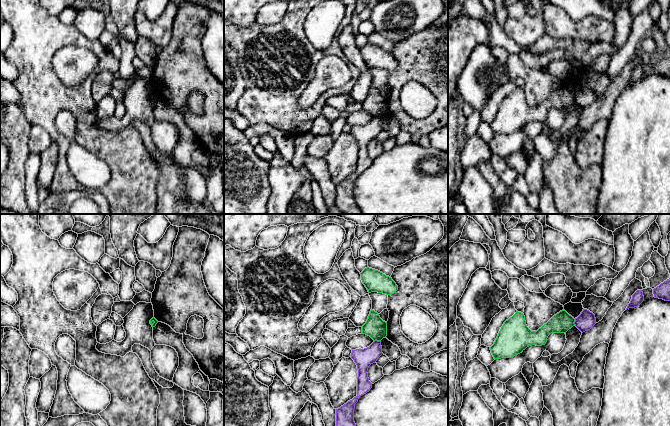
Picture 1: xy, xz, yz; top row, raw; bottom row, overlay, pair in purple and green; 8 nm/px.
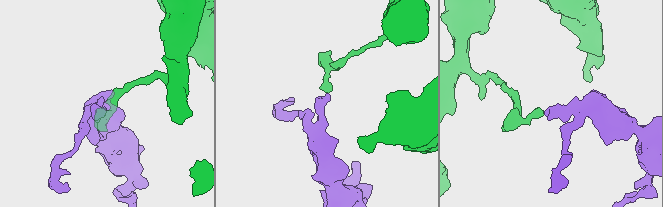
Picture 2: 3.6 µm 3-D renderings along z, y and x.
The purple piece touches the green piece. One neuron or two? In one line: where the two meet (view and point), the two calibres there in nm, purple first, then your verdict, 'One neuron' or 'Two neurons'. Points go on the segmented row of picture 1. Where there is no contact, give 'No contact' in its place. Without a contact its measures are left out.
Touches purple at xz (376, 340). Thickness 150 nm (purple) against 170 nm. Two neurons

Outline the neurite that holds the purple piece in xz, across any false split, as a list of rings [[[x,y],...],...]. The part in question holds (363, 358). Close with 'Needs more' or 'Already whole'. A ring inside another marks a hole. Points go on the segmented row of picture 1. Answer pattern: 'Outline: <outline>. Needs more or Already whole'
Outline: [[[375,340],[369,347],[352,350],[351,358],[357,365],[357,396],[346,404],[336,409],[336,426],[356,426],[354,422],[355,404],[361,395],[366,394],[372,388],[368,378],[368,368],[382,355],[381,341]]]. Already whole

